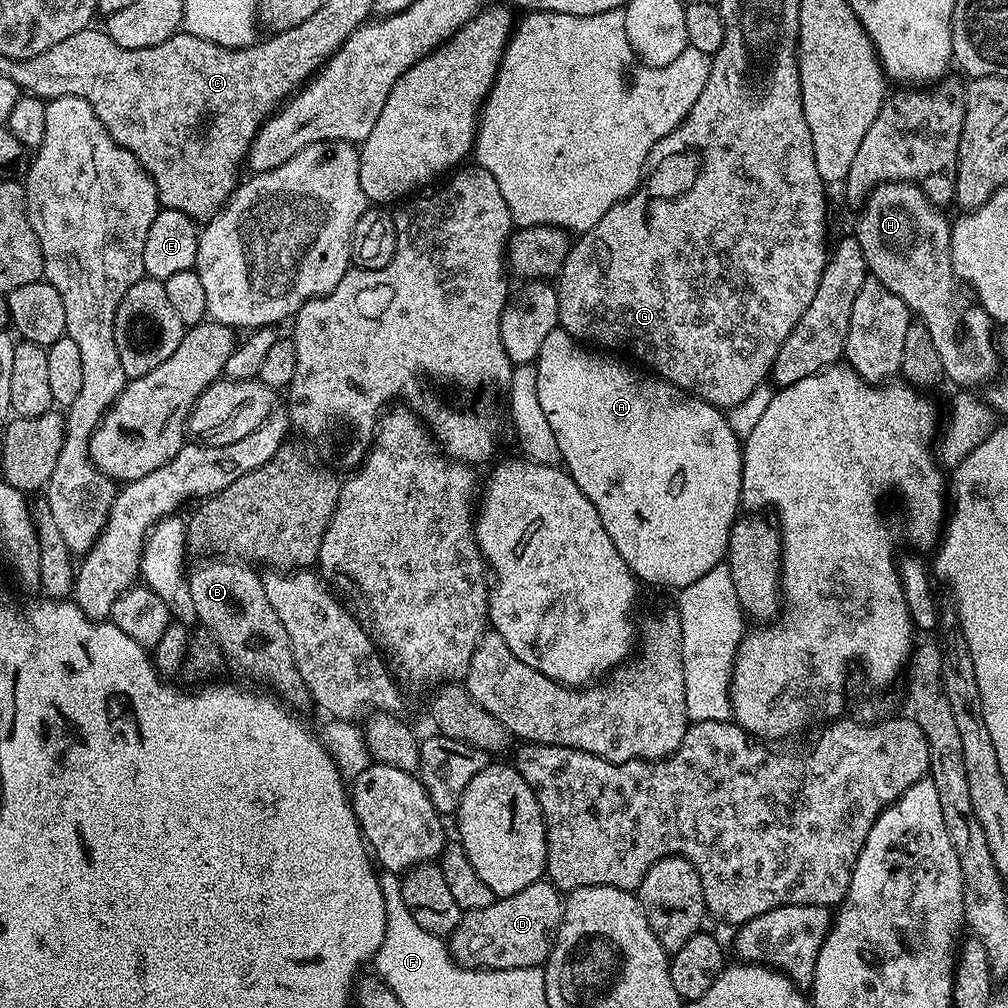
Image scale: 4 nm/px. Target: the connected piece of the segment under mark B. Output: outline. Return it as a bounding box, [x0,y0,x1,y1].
[187,558,309,709]

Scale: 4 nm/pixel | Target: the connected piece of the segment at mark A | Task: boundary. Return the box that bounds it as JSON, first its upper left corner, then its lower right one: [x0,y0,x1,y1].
[535,326,742,590]

